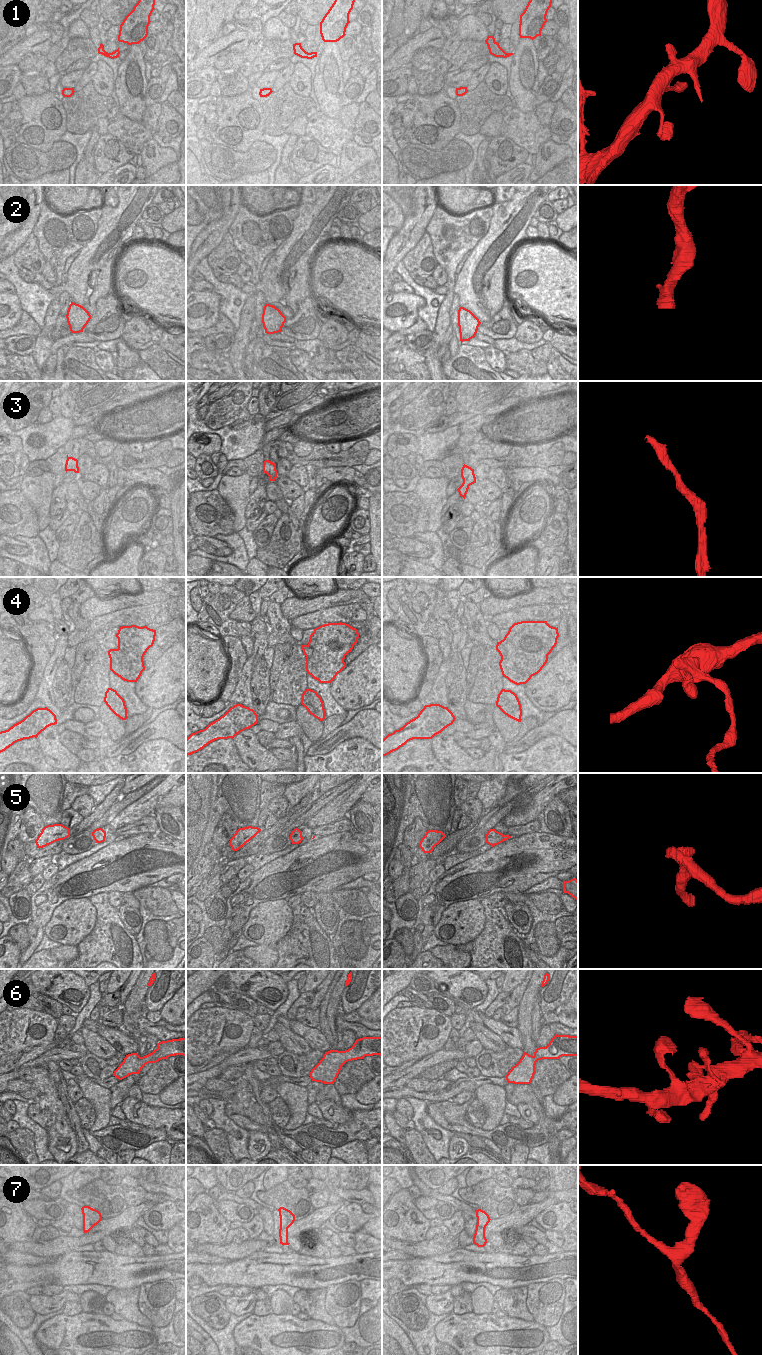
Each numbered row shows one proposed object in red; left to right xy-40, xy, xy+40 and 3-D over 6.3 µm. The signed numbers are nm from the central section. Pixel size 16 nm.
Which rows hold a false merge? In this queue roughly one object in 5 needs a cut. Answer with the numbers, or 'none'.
4

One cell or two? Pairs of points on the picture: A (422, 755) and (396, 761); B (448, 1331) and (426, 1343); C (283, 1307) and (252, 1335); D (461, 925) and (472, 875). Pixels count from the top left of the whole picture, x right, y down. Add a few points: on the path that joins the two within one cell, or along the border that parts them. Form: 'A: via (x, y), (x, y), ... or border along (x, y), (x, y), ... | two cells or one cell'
A: via (416, 759), (414, 761), (402, 761) | one cell
B: border along (445, 1317), (434, 1327), (434, 1338), (437, 1343) | two cells
C: border along (273, 1312), (290, 1314) | two cells
D: border along (486, 897), (457, 901), (444, 910) | two cells

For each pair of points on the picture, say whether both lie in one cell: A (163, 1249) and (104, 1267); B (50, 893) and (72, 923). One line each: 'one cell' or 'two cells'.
A: two cells
B: two cells

